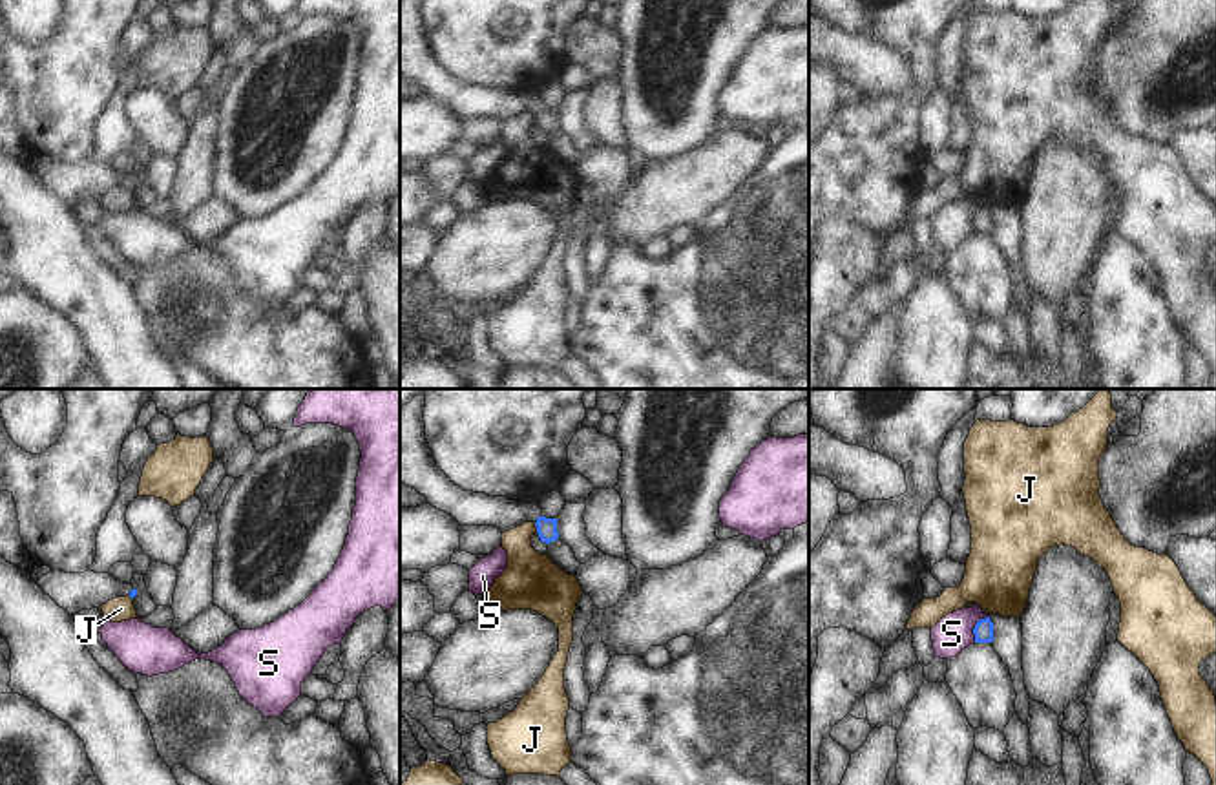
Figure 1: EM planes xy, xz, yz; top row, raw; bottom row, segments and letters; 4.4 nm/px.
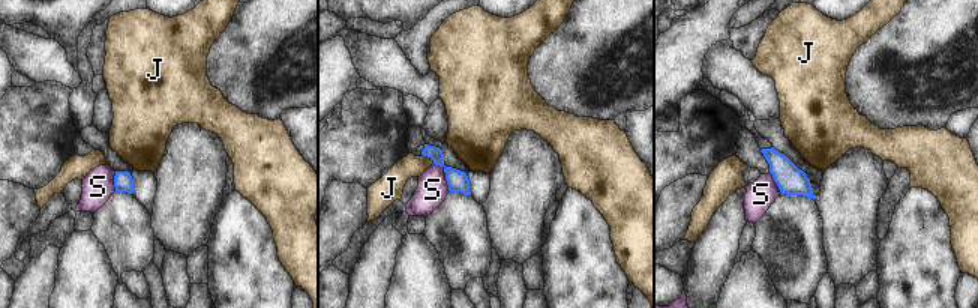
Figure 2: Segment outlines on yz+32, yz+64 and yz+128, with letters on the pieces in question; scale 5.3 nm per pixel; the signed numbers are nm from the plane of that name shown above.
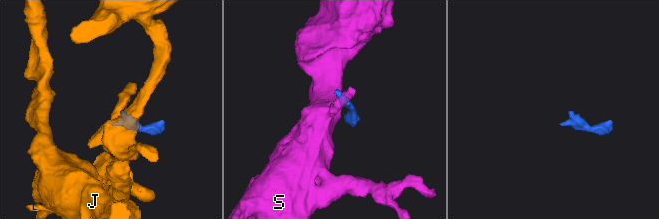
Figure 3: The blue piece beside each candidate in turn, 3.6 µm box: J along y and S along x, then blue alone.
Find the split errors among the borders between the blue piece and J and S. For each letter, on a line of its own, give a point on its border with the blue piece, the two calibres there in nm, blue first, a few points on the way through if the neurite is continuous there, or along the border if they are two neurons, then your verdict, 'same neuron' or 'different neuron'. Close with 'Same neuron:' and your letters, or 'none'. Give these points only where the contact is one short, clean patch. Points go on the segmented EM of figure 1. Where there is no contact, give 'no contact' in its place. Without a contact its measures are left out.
J: xz (537, 528) | 90/260 nm | along xz (534, 523), (537, 532) | different neuron
S: yz (975, 627) | 90/170 nm | along yz (988, 616), (975, 625), (974, 641) | different neuron
Same neuron: none

